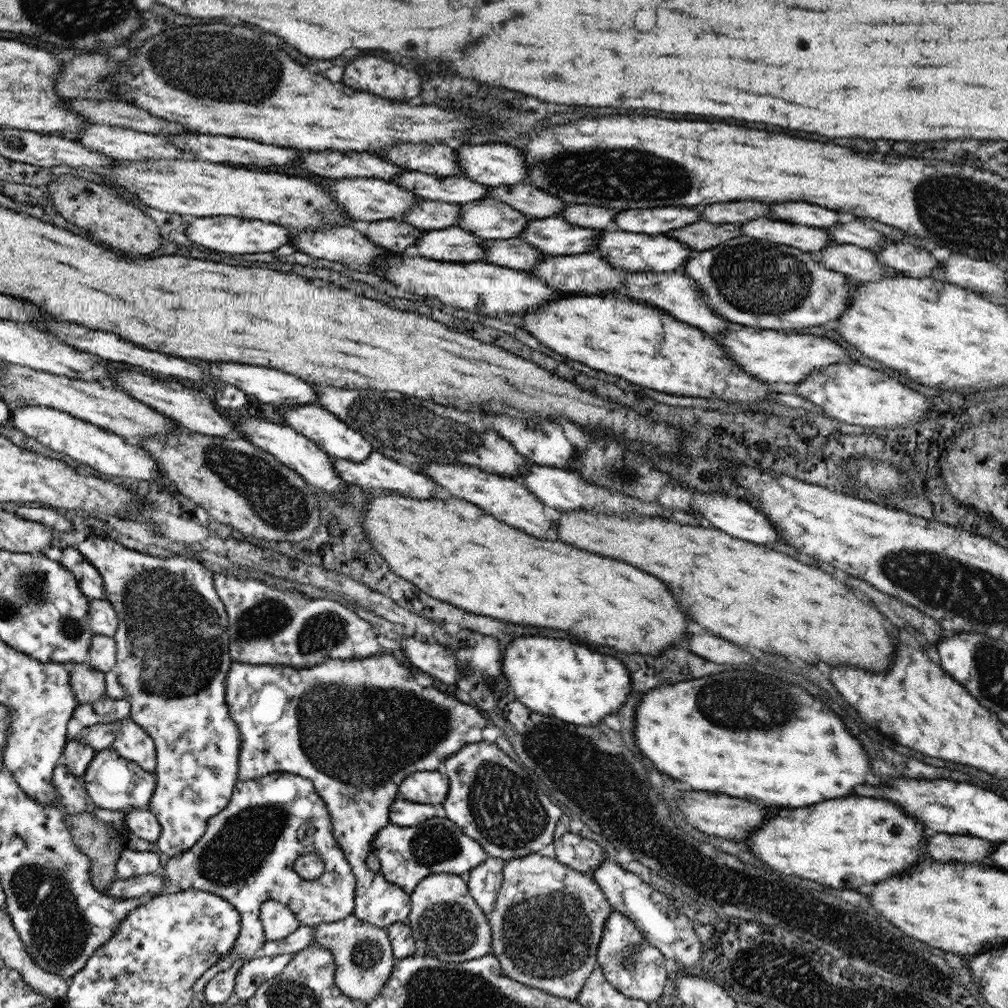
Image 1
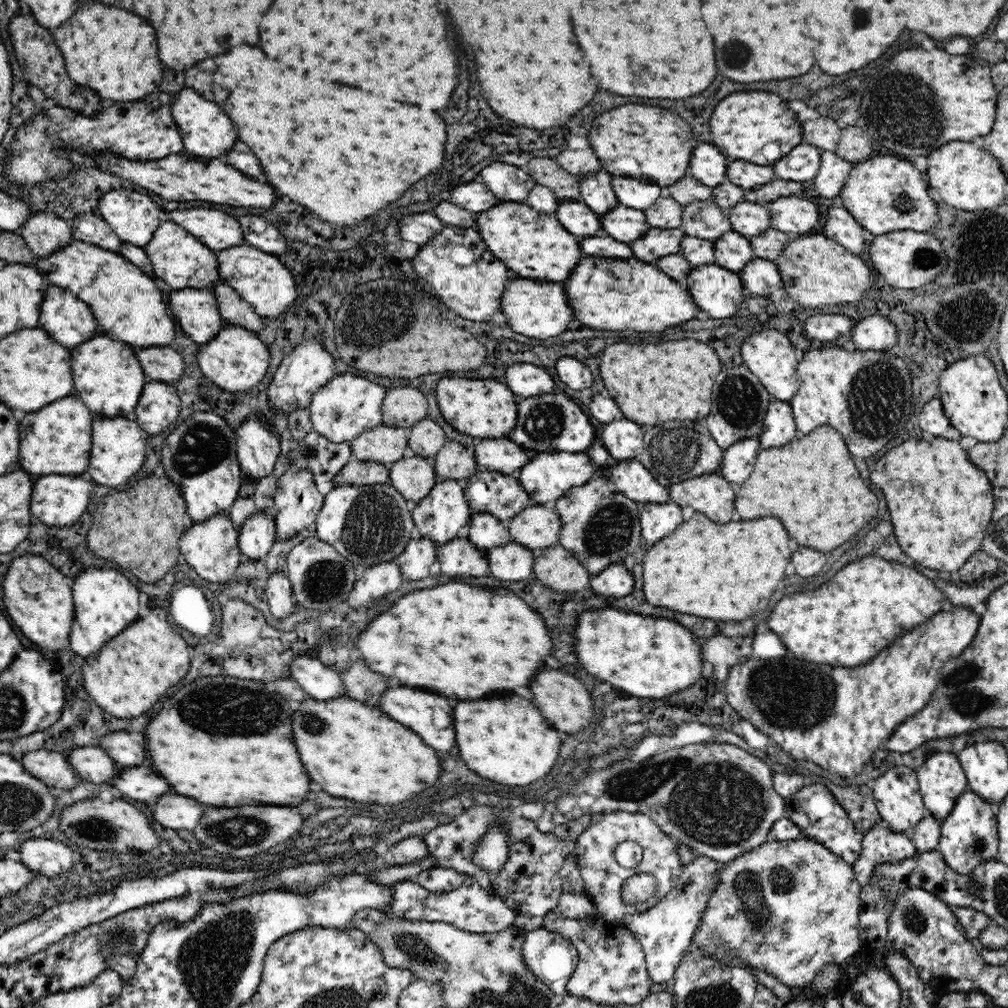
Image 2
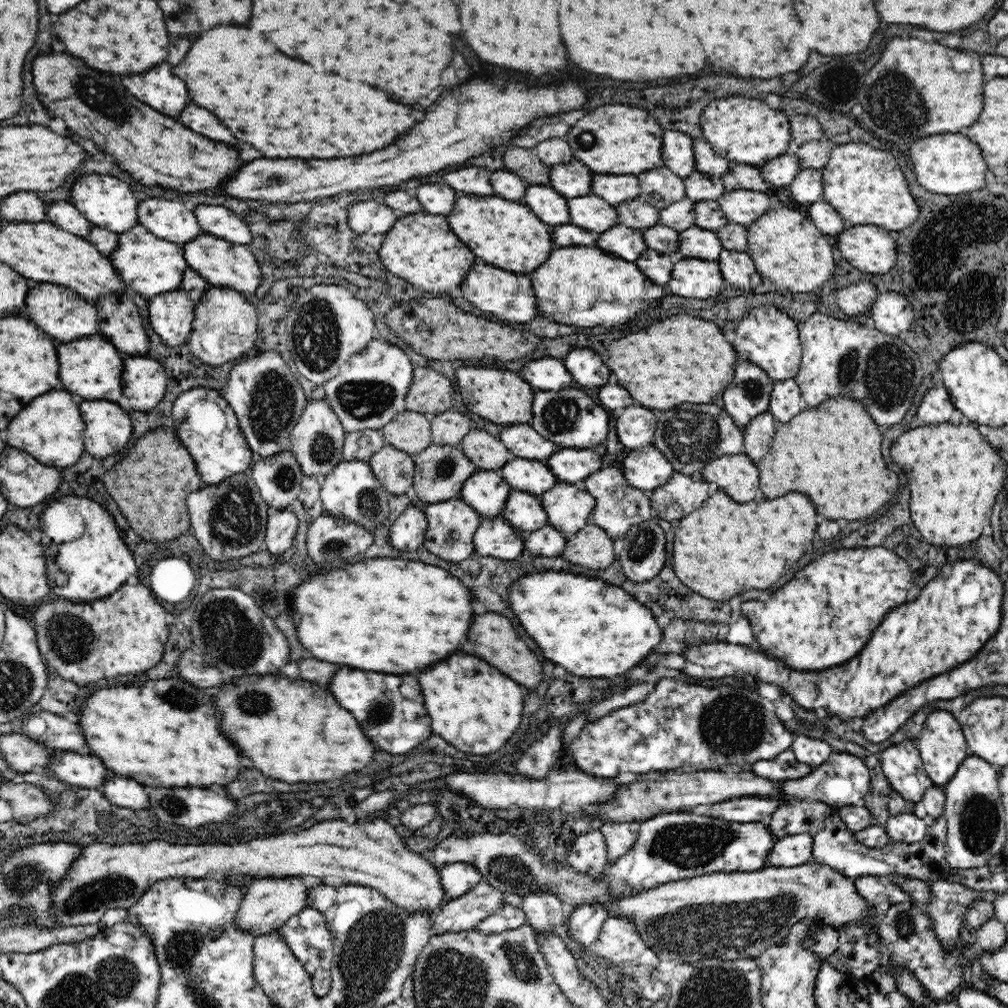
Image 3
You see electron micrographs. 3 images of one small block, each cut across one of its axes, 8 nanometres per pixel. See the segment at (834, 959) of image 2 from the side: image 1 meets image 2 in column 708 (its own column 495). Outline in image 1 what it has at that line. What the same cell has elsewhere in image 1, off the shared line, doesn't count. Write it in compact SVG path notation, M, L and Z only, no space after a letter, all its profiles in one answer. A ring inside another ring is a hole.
M531 853L506 859L496 892L493 910L485 916L490 928L490 950L507 978L559 998L574 1000L585 979L596 968L595 953L601 940L603 924L611 907L598 884L585 873L569 868L549 857Z

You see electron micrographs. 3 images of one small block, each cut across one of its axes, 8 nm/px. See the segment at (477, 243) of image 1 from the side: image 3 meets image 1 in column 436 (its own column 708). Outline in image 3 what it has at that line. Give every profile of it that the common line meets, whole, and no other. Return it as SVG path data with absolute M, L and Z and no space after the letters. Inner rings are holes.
M693 226L679 232L679 251L684 258L717 261L724 249L716 231Z

